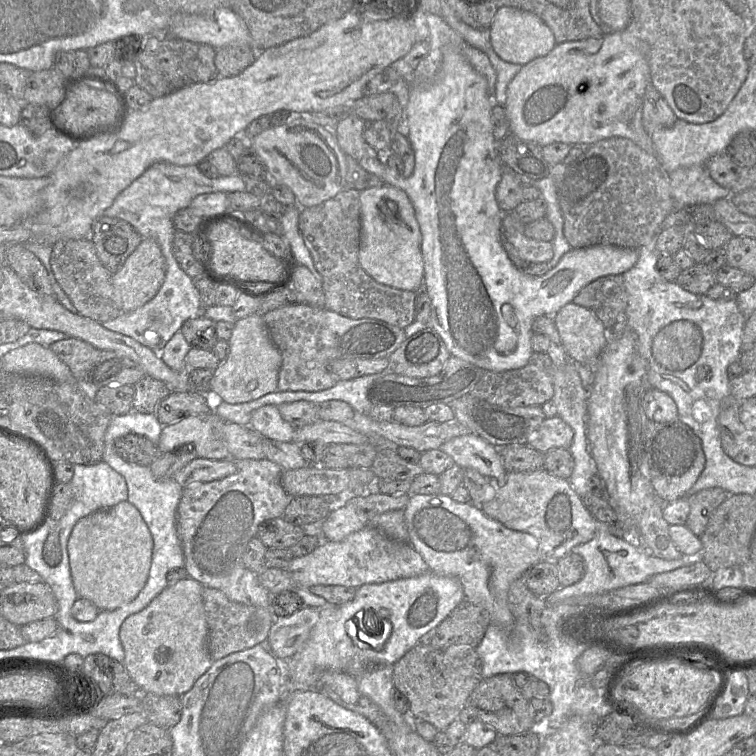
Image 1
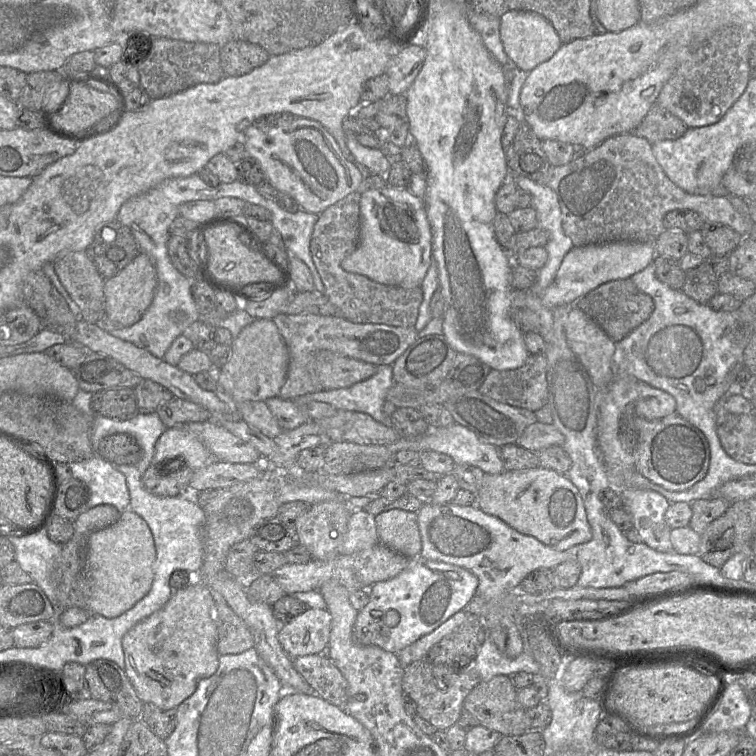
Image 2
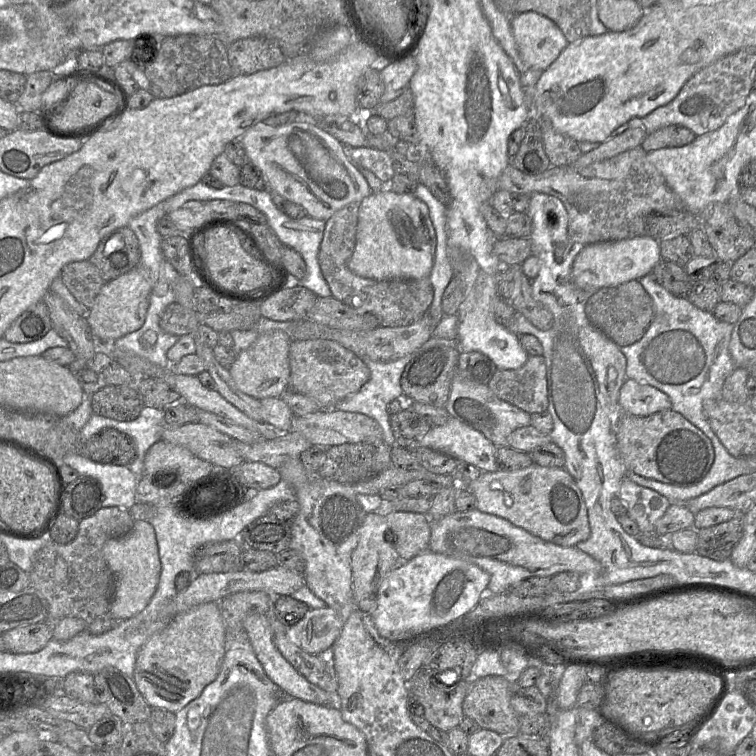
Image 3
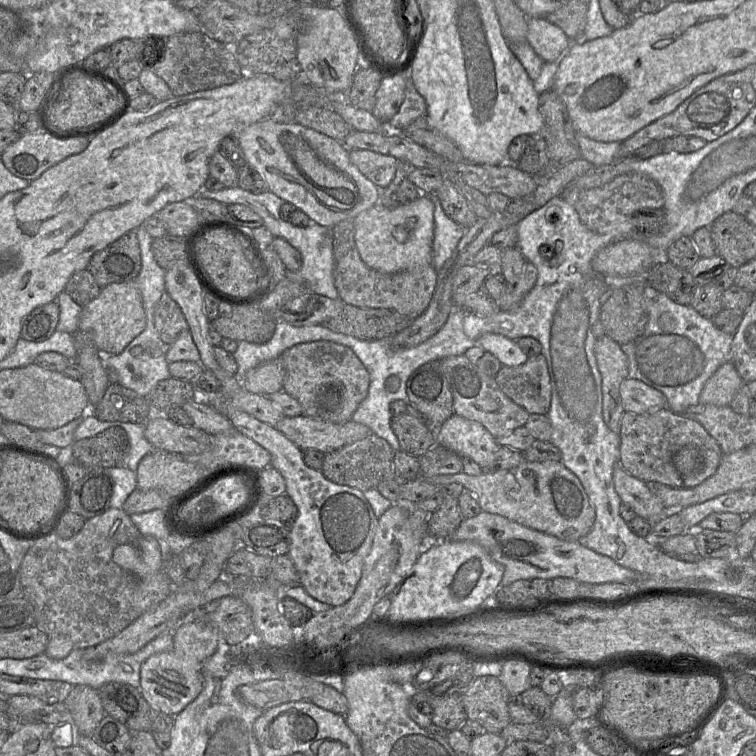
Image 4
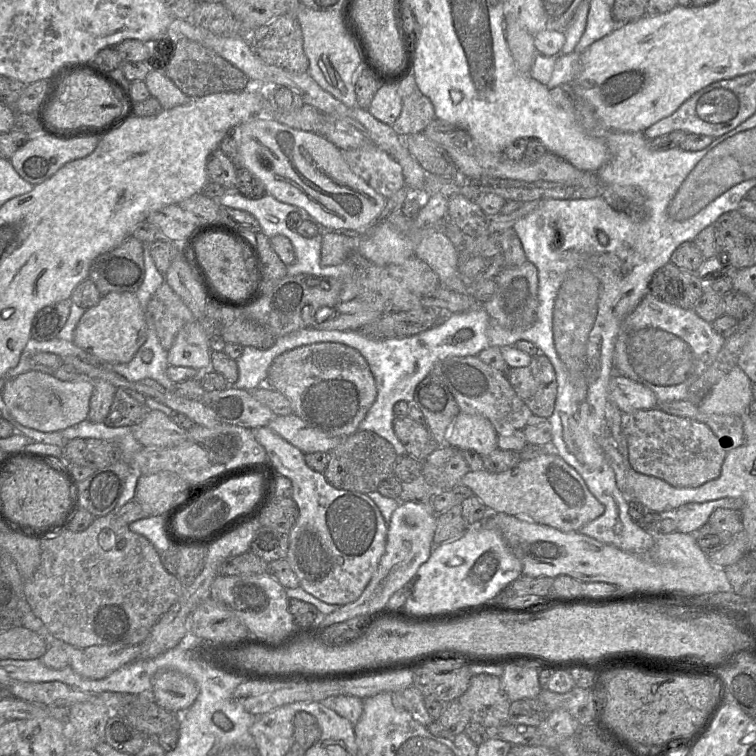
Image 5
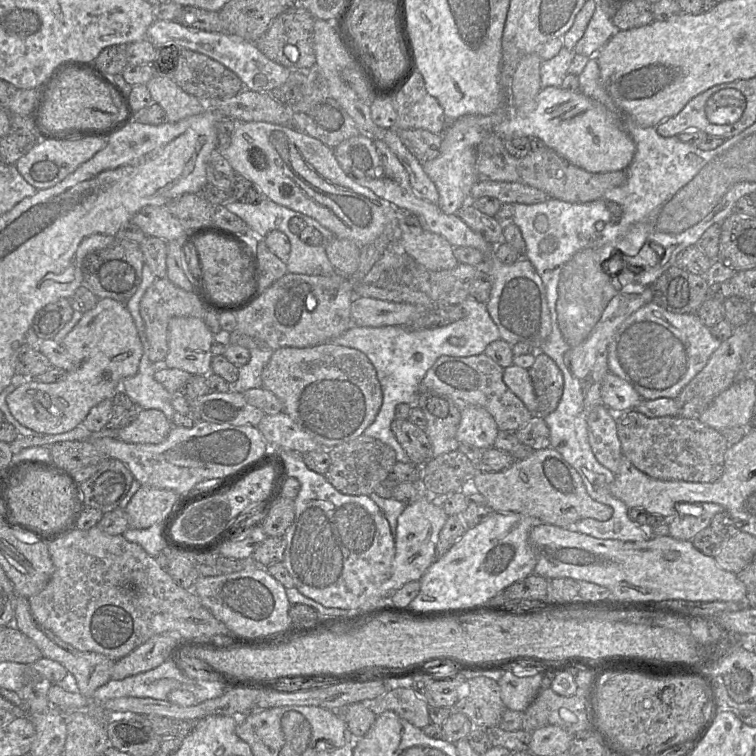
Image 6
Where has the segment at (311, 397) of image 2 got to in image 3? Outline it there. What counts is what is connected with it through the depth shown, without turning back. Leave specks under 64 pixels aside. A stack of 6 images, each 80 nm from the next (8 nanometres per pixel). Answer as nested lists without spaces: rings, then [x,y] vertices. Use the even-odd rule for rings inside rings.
[[[410,355],[391,362],[373,361],[364,359],[364,363],[370,369],[370,379],[359,391],[353,393],[336,403],[333,408],[340,411],[348,411],[365,414],[374,419],[382,429],[382,439],[392,448],[396,446],[395,438],[391,428],[390,415],[387,412],[387,405],[395,399],[403,399],[404,392],[401,387],[401,376],[405,366],[410,360]]]

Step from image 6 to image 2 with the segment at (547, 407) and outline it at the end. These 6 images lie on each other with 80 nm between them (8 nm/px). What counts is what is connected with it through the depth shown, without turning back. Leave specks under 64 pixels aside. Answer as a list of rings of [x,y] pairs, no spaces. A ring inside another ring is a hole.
[[[529,355],[525,364],[517,369],[492,369],[478,391],[501,403],[514,407],[525,408],[533,412],[548,404],[548,362],[545,355]]]

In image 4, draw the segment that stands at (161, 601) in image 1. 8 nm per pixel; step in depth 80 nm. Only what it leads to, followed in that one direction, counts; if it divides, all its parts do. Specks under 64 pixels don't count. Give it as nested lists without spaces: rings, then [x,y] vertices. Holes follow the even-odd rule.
[[[191,621],[173,633],[170,651],[149,657],[141,667],[142,696],[157,712],[176,716],[193,702],[204,688],[202,665],[219,648],[219,633],[206,621]]]

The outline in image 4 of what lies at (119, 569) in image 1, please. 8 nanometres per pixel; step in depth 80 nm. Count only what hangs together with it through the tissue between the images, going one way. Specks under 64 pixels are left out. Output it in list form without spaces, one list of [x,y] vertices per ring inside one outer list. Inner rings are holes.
[[[141,536],[137,543],[118,546],[113,560],[124,570],[139,576],[151,576],[163,569],[160,545],[153,536]]]

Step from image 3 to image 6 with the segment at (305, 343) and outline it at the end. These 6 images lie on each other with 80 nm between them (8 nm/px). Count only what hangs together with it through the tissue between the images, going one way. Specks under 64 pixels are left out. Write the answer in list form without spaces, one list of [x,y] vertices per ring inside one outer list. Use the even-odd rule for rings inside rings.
[[[332,343],[275,350],[263,369],[262,385],[282,401],[284,412],[326,450],[363,435],[383,402],[381,384],[368,357],[357,349]]]

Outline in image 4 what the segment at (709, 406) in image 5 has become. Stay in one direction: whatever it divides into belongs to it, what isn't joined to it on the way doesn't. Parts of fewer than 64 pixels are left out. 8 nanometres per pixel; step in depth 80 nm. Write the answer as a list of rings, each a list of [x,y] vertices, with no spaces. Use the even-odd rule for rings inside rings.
[[[728,361],[707,380],[699,403],[730,406],[733,397],[744,383],[732,361]]]

